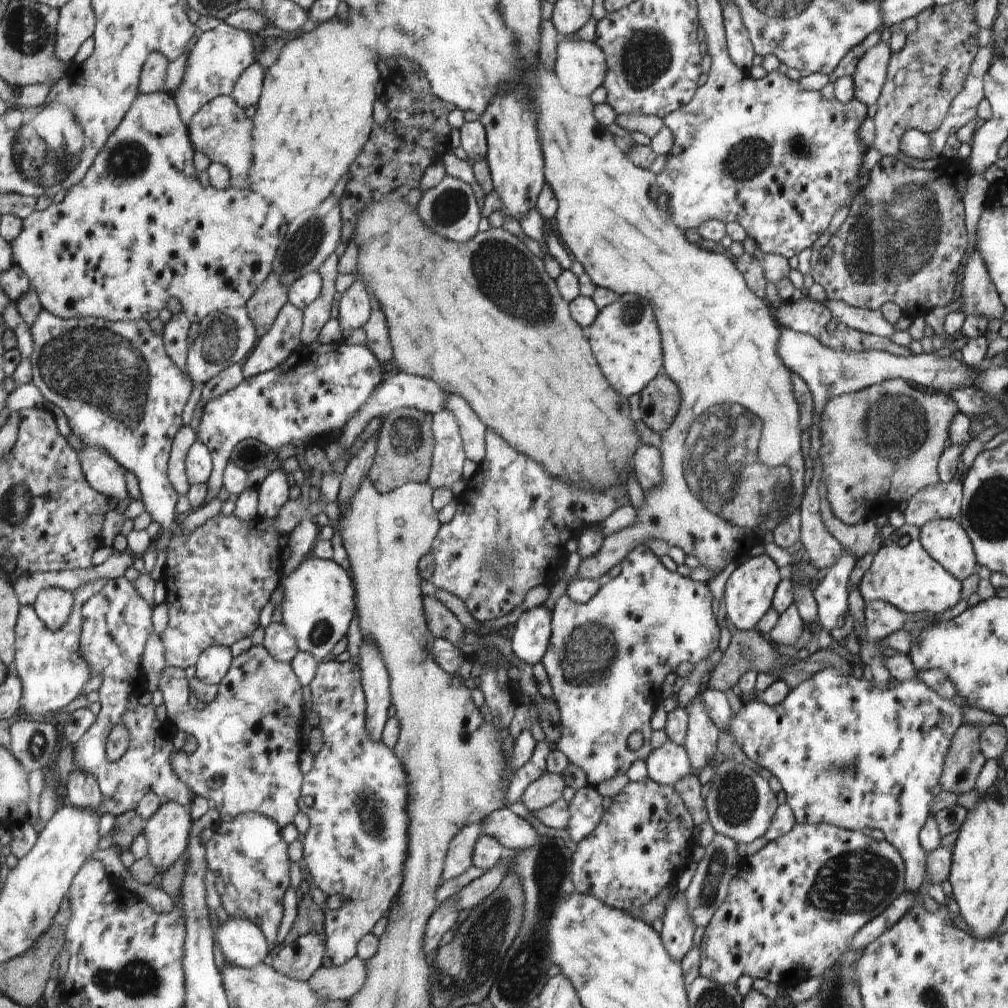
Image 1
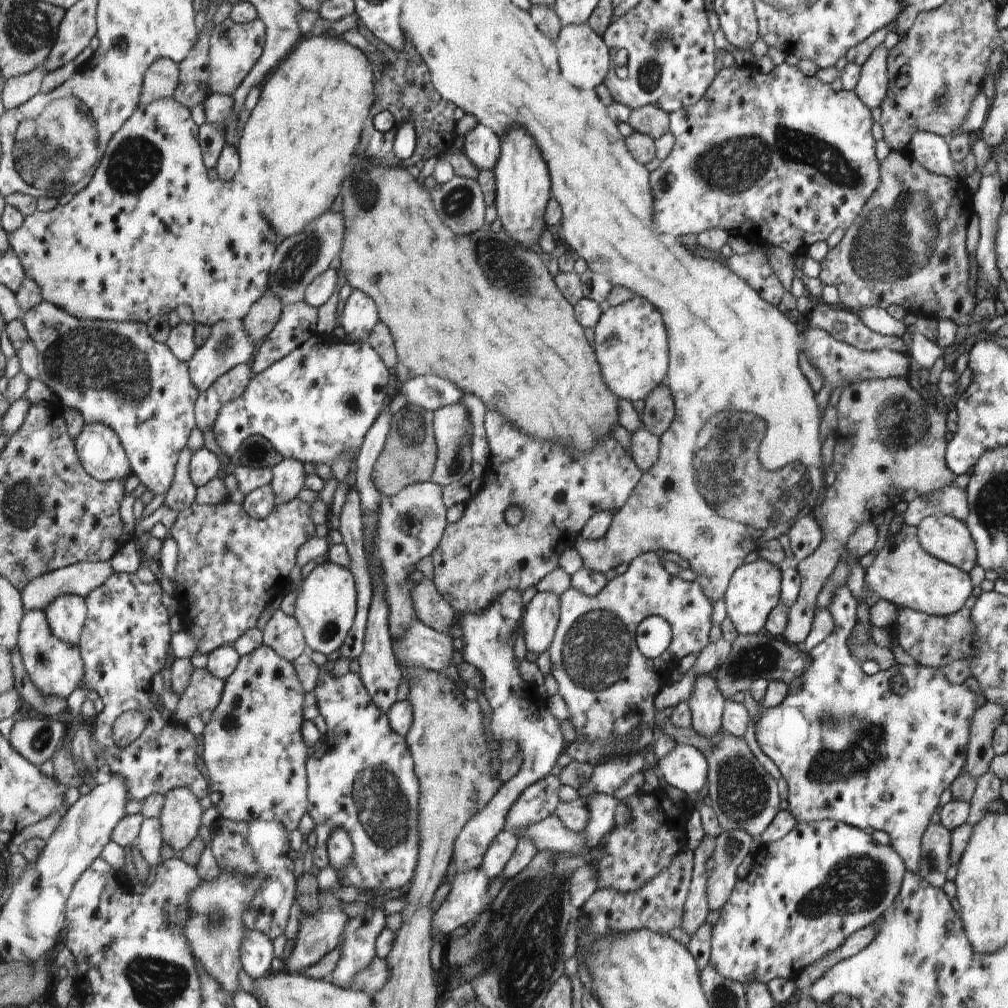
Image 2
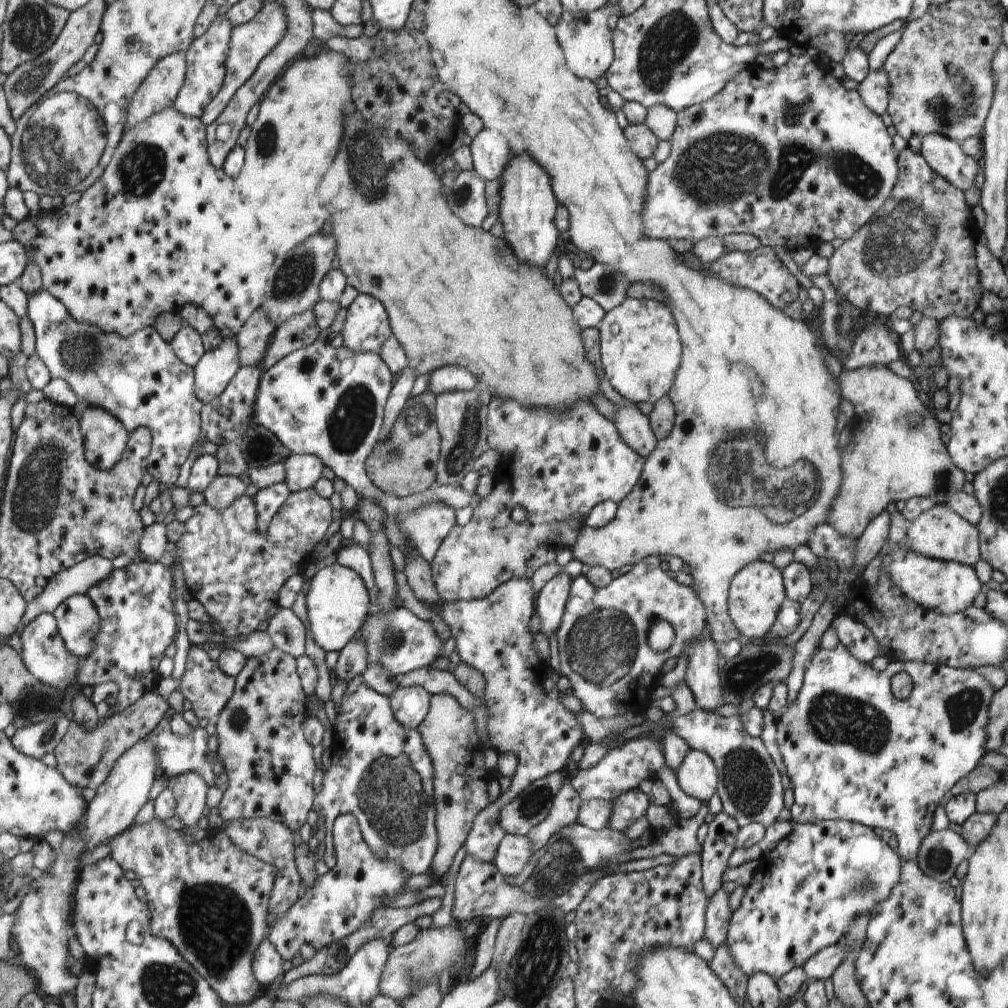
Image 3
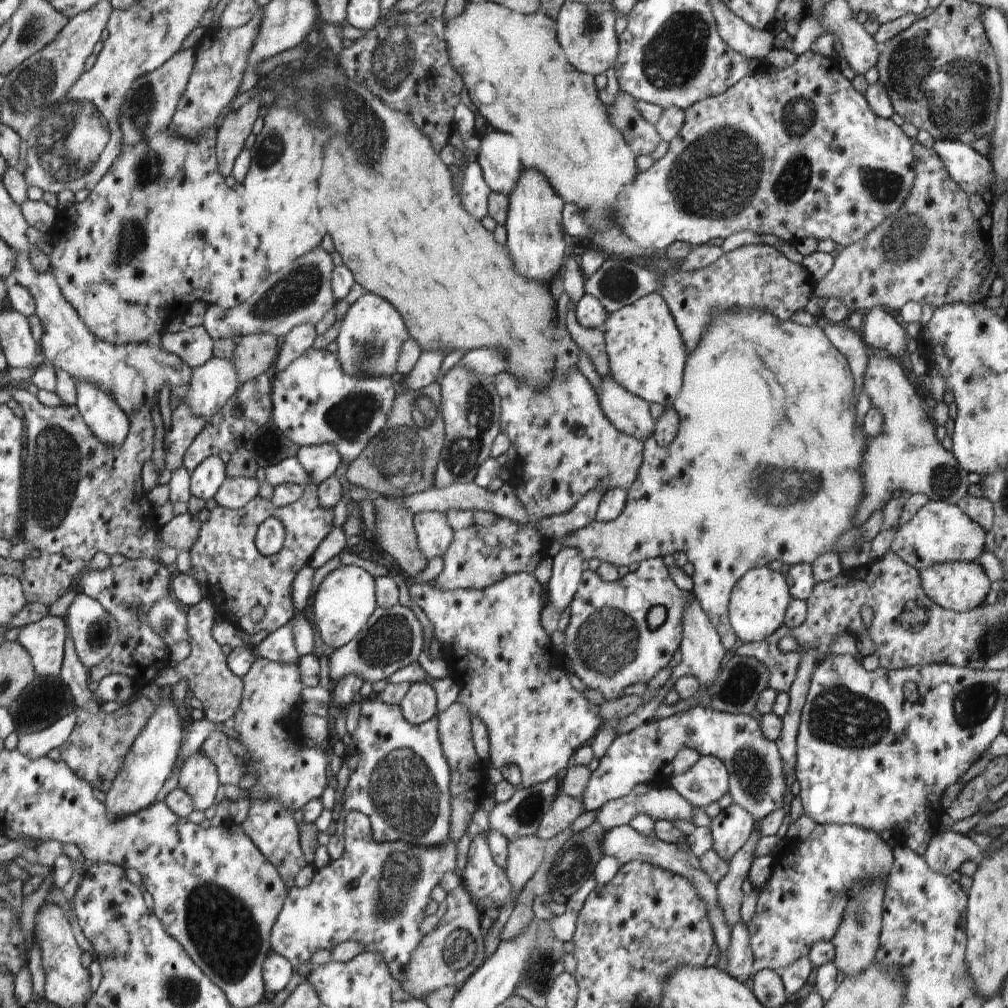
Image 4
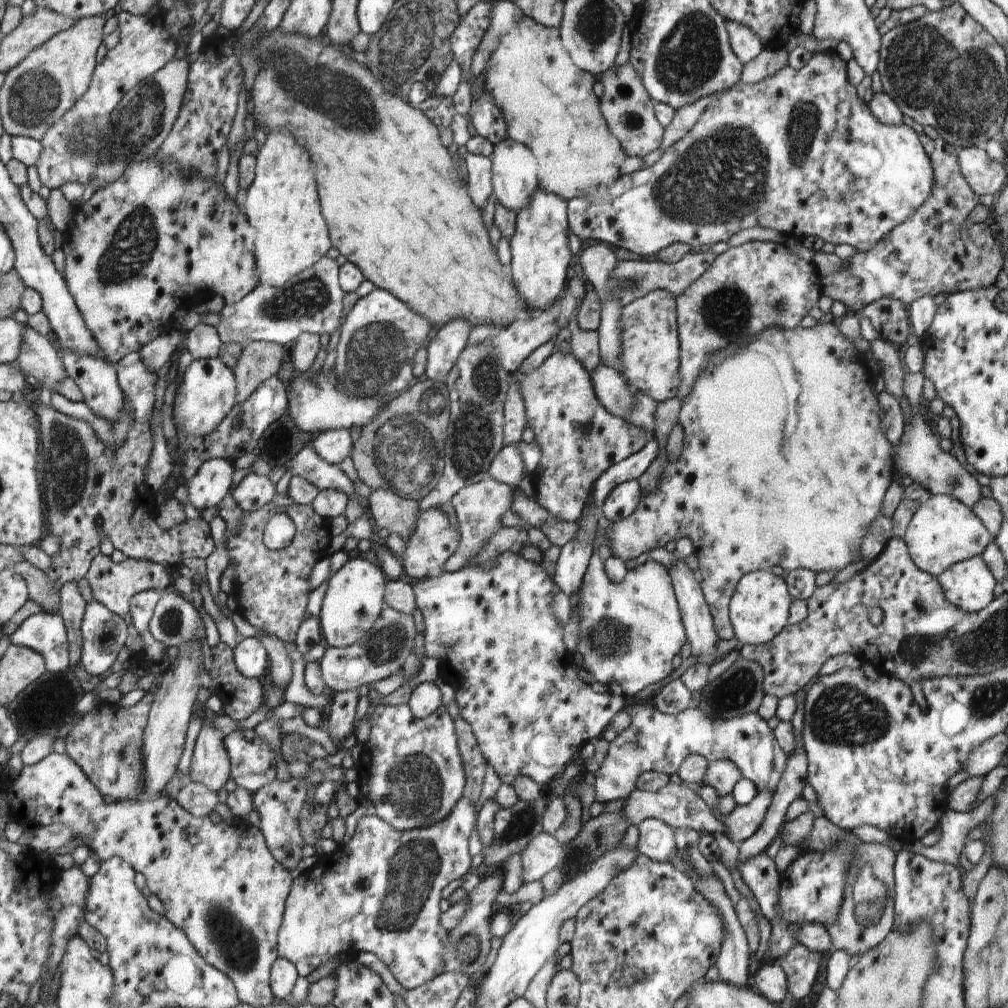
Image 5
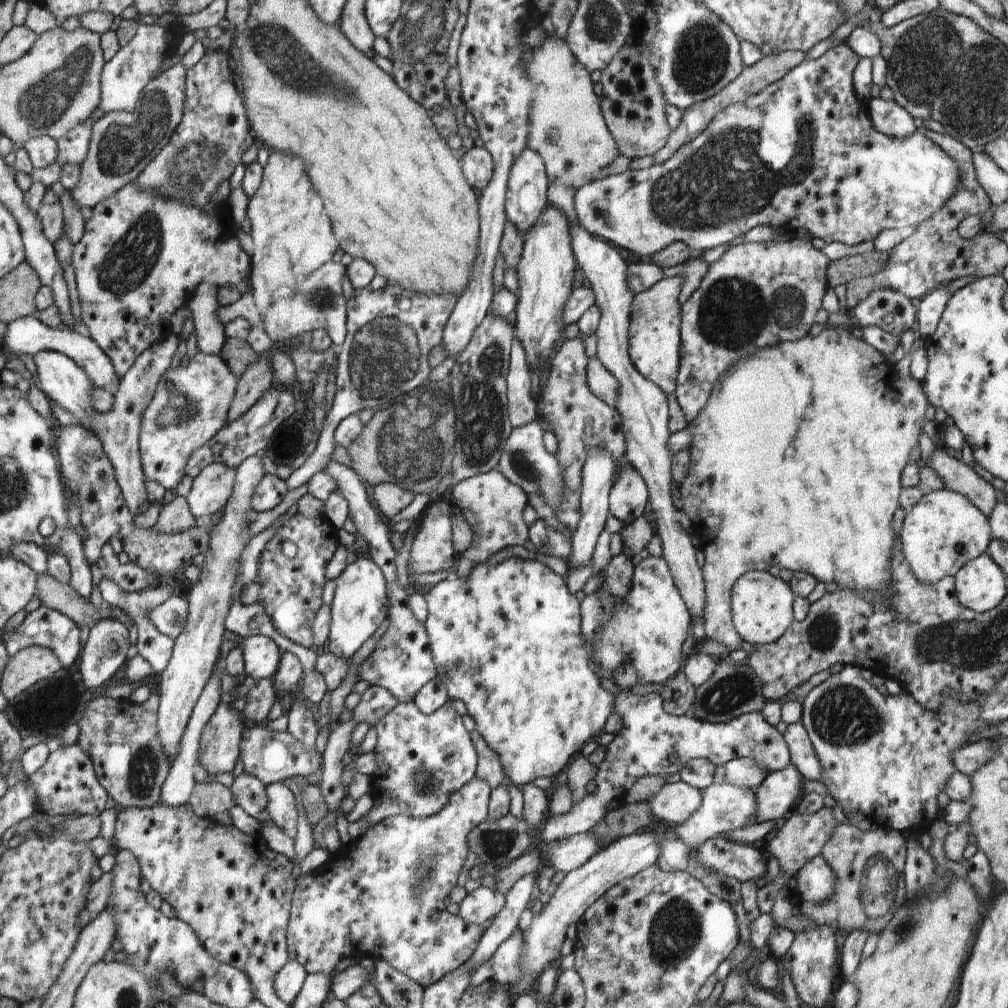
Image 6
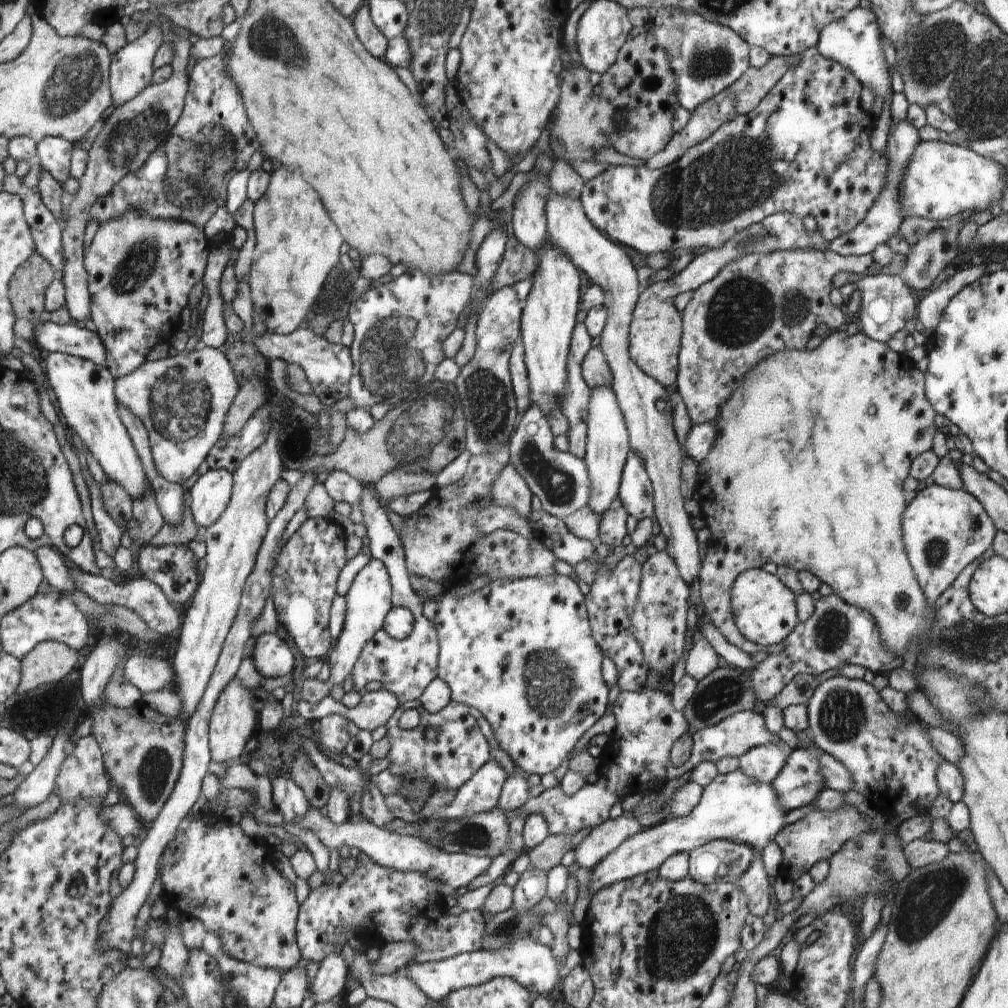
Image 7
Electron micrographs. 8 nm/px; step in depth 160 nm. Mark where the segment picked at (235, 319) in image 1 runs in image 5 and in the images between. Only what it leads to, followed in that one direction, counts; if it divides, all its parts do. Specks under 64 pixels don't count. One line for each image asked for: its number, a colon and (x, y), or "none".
2: (228, 345)
3: (213, 373)
4: (213, 384)
5: (208, 392)

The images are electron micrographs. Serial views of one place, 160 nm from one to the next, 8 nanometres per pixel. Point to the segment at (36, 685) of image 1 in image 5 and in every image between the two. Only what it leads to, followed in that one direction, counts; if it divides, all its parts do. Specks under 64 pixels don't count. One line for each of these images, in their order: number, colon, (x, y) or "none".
2: (55, 667)
3: (44, 652)
4: (45, 641)
5: (47, 633)

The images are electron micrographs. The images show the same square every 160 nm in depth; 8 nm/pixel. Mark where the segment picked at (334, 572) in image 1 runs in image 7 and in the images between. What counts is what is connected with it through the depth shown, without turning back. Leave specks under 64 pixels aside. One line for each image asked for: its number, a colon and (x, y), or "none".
2: (326, 603)
3: (338, 603)
4: (343, 604)
5: (354, 599)
6: (360, 602)
7: (368, 601)

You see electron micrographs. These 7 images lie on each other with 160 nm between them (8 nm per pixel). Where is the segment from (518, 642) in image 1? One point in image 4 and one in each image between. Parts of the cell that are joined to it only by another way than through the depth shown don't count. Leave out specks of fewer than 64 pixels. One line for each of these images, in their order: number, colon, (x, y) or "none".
2: (542, 618)
3: (555, 595)
4: (567, 574)

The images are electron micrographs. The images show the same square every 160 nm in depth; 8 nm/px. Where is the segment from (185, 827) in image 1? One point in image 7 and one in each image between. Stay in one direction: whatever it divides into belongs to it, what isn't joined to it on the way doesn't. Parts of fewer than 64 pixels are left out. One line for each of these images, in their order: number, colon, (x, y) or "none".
2: (180, 818)
3: (189, 789)
4: (199, 776)
5: (209, 766)
6: (220, 743)
7: (232, 721)

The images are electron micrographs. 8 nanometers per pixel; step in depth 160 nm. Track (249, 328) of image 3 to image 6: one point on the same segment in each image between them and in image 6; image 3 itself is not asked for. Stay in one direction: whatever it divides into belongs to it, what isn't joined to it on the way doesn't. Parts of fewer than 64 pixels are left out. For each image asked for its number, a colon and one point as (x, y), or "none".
4: (254, 353)
5: (259, 360)
6: (255, 382)

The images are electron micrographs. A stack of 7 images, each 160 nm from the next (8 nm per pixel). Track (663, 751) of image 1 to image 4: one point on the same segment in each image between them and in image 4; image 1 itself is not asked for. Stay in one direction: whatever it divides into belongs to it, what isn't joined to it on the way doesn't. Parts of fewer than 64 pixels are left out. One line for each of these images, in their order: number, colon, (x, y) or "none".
2: (686, 768)
3: (697, 776)
4: (707, 781)

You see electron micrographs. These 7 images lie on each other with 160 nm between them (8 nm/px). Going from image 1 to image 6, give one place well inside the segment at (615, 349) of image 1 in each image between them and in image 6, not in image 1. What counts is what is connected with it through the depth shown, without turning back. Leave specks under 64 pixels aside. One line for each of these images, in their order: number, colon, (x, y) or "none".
2: (631, 342)
3: (641, 351)
4: (646, 352)
5: (651, 359)
6: (655, 326)

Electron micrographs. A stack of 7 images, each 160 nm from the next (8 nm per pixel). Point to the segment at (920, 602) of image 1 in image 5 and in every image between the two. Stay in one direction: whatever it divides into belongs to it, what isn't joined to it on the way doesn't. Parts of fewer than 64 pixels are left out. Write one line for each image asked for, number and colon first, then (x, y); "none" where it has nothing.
2: (902, 573)
3: (948, 587)
4: (960, 586)
5: (968, 584)

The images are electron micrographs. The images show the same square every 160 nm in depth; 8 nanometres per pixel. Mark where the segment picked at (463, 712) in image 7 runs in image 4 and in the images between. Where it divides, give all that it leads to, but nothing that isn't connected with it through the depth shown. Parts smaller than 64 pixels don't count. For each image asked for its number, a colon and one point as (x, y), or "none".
4: (399, 777)
5: (412, 777)
6: (422, 760)

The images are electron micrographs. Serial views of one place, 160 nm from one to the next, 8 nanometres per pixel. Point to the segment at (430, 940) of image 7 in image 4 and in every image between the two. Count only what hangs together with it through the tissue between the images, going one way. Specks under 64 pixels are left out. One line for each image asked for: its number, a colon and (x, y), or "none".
4: (376, 893)
5: (380, 893)
6: (377, 890)

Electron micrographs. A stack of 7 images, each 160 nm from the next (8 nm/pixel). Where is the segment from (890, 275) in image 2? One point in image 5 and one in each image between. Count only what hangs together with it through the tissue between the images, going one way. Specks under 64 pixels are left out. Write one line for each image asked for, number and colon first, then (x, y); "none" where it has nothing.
3: (919, 250)
4: (933, 251)
5: (934, 251)

